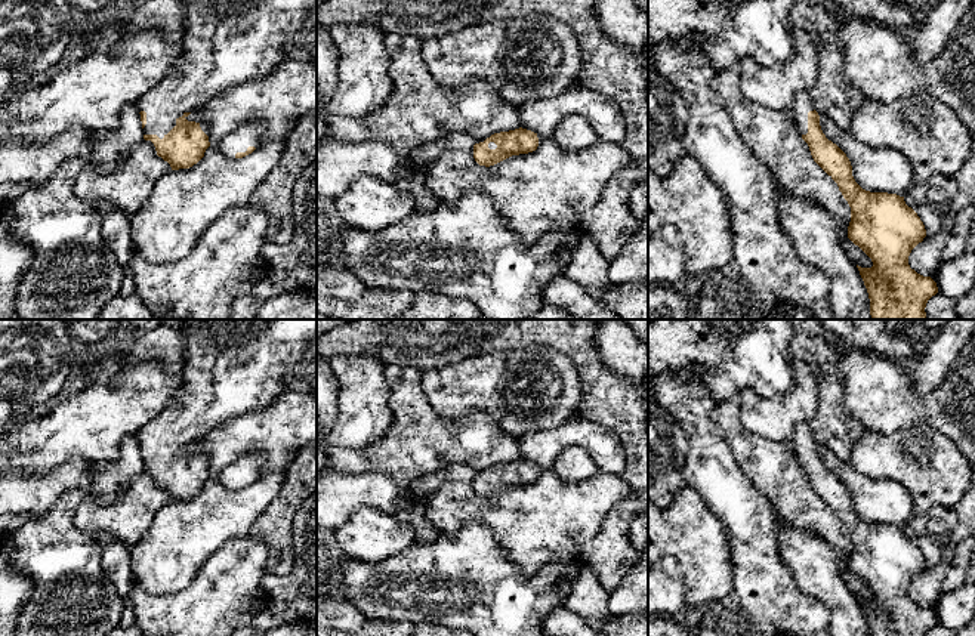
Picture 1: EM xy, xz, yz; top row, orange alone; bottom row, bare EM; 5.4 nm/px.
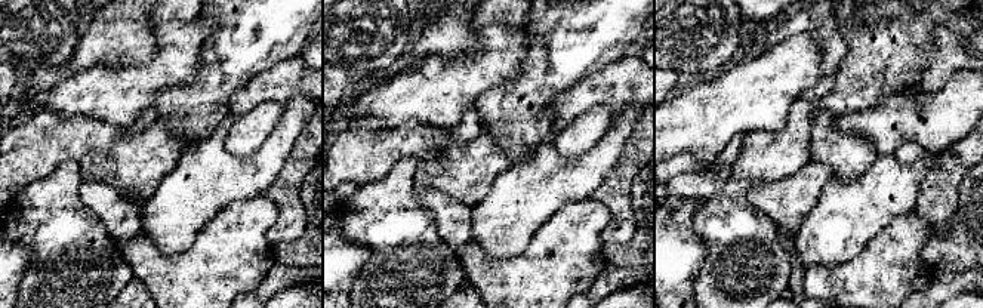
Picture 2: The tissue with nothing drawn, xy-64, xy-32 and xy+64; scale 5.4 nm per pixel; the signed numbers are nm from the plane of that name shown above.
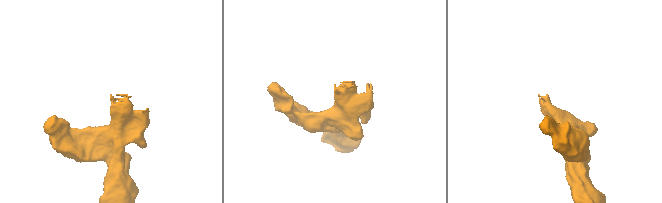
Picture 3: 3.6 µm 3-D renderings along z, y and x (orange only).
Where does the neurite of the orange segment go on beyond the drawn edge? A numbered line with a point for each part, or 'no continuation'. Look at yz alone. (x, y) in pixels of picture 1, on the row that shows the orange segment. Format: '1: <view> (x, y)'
1: yz (802, 104)

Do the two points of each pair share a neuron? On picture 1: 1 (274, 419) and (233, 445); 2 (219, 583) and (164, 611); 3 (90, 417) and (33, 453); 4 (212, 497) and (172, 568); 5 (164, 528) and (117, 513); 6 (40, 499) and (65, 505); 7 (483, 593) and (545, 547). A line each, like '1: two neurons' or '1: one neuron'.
1: one neuron
2: one neuron
3: one neuron
4: one neuron
5: two neurons
6: two neurons
7: two neurons

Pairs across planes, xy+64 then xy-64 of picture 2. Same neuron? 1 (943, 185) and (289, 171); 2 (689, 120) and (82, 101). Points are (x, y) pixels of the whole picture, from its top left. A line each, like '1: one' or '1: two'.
1: one
2: one

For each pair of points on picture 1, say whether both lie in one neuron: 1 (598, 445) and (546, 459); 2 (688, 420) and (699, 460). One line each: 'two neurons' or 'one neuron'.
1: one neuron
2: one neuron

